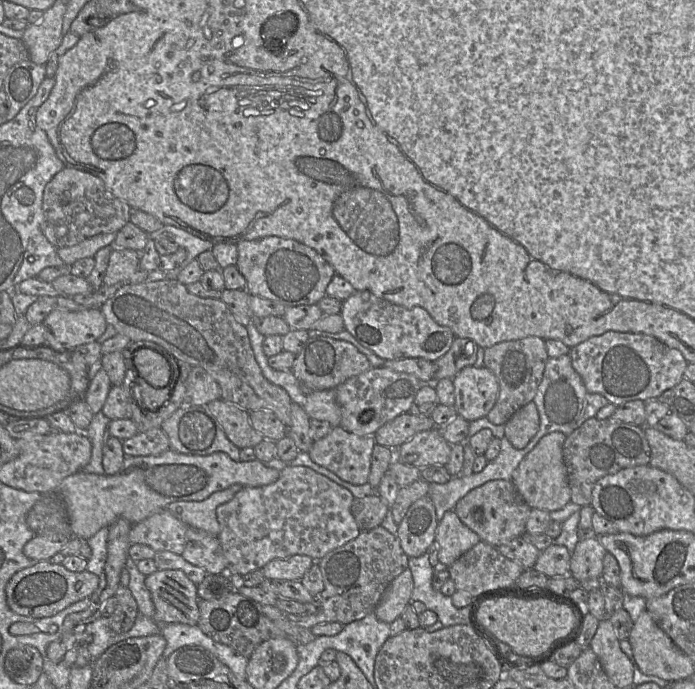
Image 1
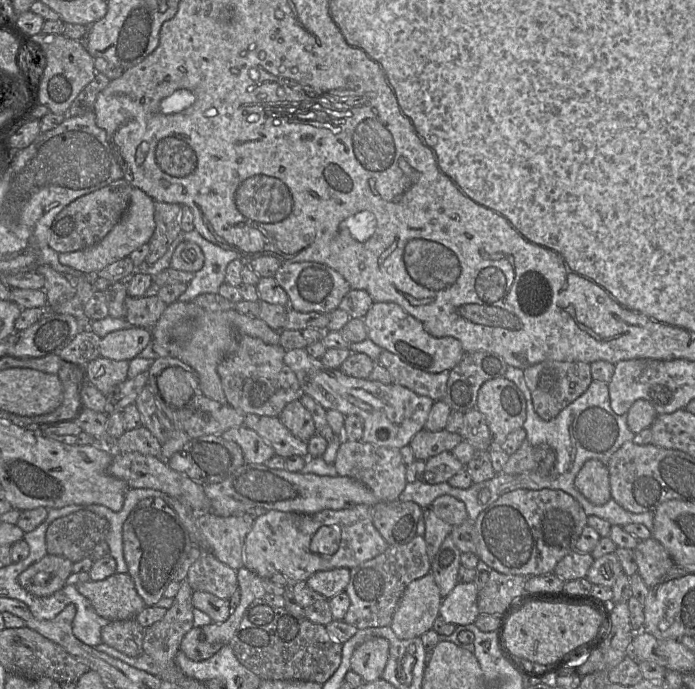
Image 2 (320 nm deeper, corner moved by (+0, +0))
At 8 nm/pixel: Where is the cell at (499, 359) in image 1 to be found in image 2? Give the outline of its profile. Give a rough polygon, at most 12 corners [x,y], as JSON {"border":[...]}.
{"border":[[543,361],[523,375],[545,421],[593,381],[585,362]]}

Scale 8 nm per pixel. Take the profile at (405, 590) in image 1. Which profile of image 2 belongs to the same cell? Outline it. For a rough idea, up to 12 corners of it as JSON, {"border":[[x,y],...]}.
{"border":[[431,573],[412,581],[394,612],[400,639],[420,637],[439,617]]}

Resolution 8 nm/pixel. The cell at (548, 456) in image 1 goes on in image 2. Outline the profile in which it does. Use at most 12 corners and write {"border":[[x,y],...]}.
{"border":[[586,461],[574,483],[594,505],[611,498],[609,471]]}

